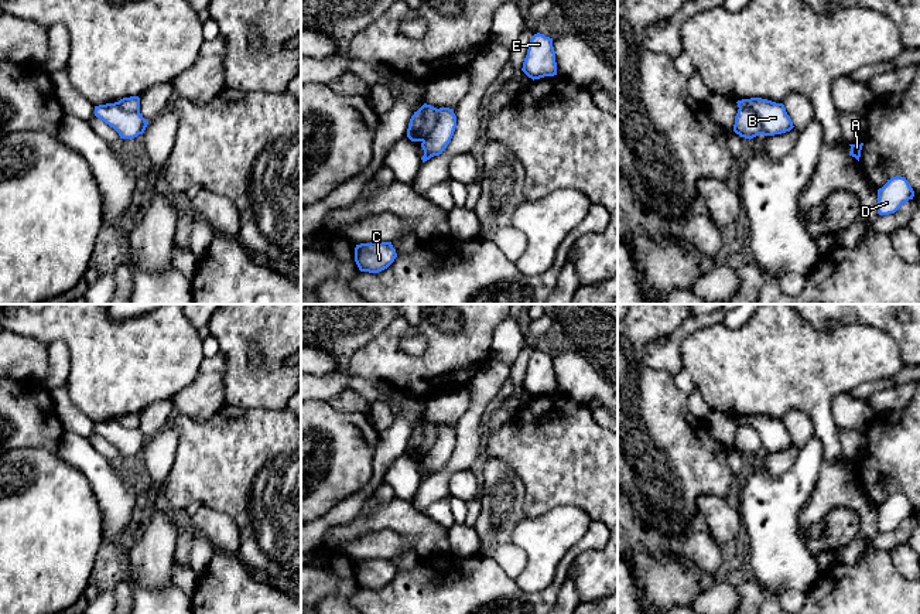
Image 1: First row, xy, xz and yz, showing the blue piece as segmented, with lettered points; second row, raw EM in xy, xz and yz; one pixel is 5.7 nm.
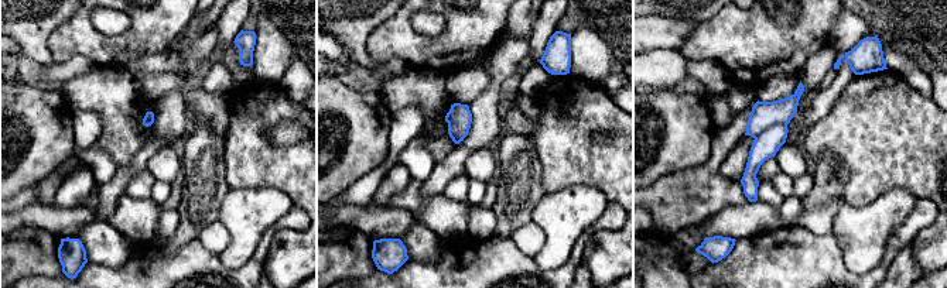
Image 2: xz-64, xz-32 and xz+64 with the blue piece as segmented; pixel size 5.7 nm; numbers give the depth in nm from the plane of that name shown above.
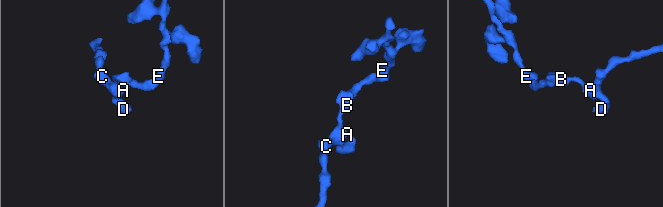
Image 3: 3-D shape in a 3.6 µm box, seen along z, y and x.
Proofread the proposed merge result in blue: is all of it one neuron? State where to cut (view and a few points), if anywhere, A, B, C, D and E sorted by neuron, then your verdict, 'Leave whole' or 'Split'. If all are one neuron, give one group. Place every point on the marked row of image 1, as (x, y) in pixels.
Split along yz (739, 108), (749, 108), (758, 116), (762, 133). Groups: A B C D / E. Split

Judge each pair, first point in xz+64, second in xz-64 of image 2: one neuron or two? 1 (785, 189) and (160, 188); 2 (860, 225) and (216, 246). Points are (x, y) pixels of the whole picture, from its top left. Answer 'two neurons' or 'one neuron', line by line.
1: one neuron
2: two neurons

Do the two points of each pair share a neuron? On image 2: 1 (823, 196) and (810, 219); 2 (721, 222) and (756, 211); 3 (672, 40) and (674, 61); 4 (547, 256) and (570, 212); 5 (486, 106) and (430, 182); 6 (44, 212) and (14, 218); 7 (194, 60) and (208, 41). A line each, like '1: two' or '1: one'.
1: two
2: one
3: two
4: one
5: one
6: one
7: one

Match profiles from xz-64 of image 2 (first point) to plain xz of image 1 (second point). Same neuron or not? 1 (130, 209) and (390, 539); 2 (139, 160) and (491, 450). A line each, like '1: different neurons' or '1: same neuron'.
1: different neurons
2: different neurons

